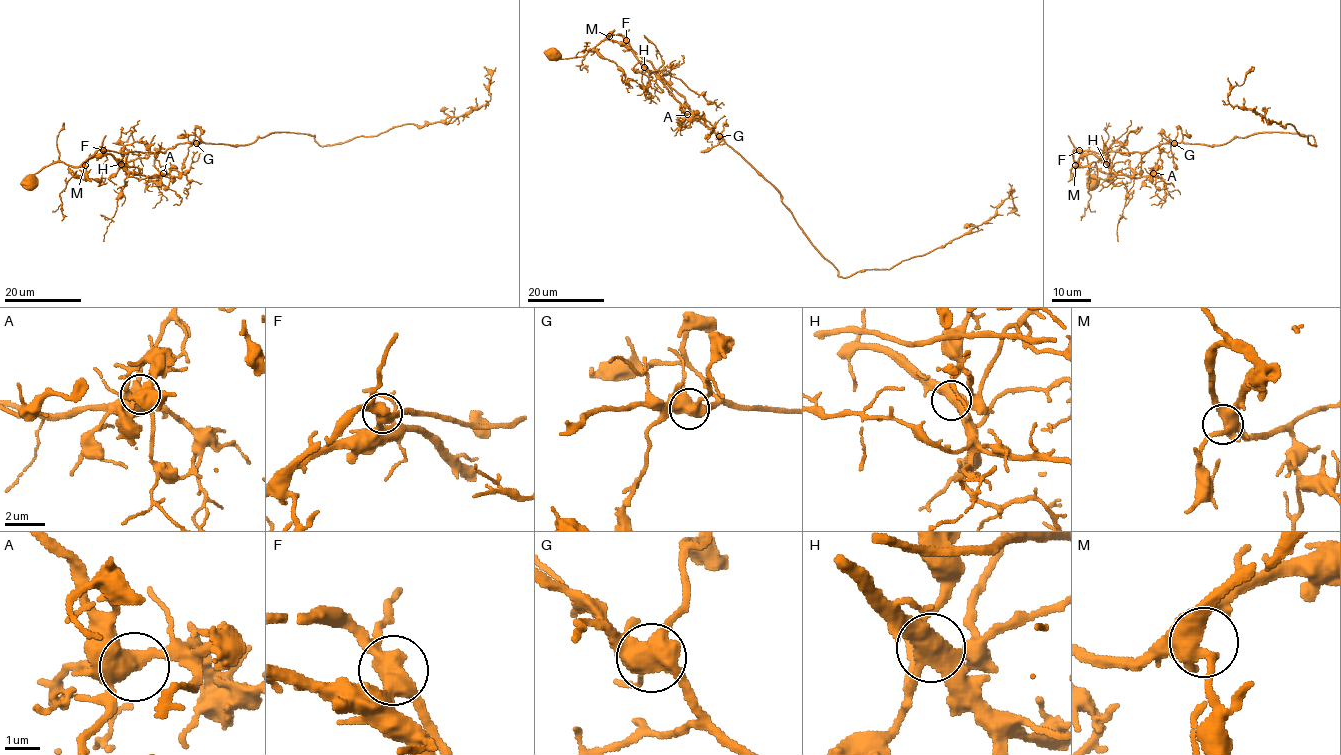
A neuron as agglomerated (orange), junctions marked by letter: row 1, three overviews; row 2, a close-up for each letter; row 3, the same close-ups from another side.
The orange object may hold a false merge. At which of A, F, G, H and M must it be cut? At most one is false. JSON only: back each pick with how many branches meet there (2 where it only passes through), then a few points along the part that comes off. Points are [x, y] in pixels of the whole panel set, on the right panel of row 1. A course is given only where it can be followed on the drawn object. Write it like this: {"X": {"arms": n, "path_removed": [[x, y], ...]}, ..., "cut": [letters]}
{"cut": []}

